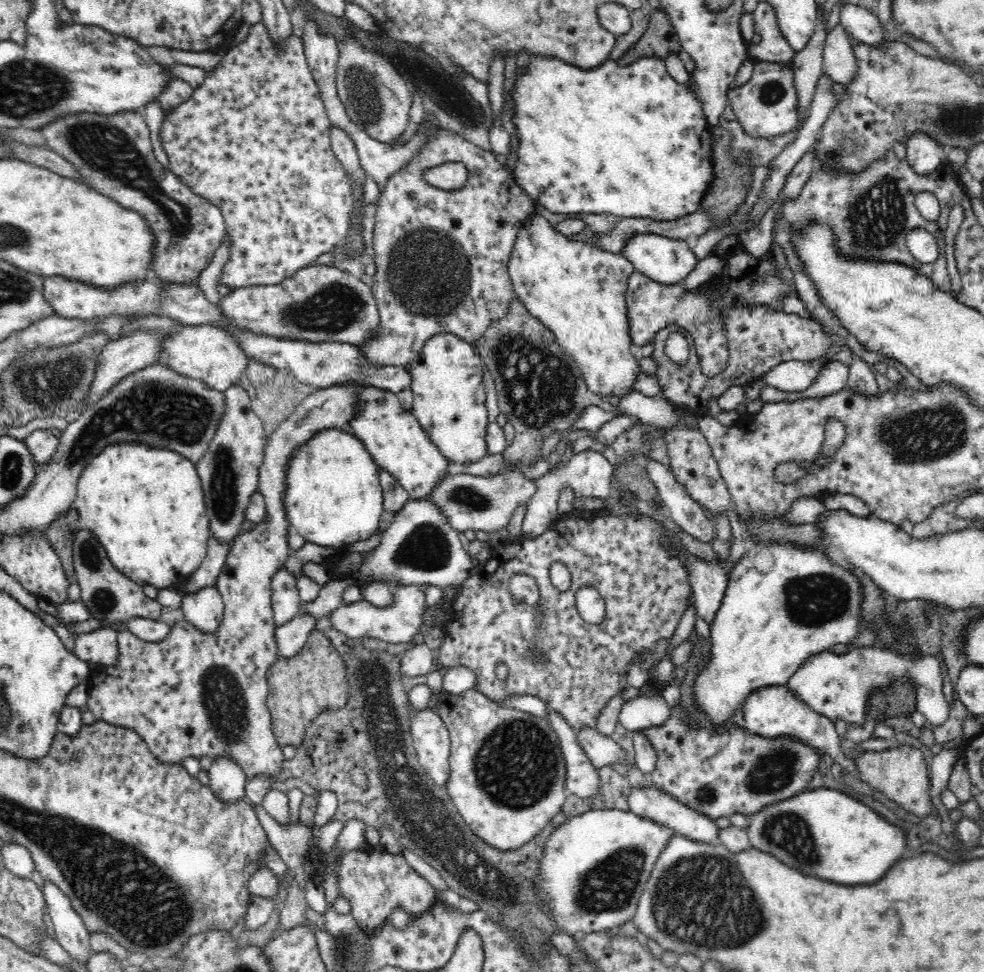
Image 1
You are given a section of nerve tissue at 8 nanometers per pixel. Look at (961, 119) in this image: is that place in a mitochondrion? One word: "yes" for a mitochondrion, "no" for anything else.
yes

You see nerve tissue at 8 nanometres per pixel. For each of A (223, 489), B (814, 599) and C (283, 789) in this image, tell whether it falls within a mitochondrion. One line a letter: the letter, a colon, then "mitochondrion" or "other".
A: mitochondrion
B: mitochondrion
C: other

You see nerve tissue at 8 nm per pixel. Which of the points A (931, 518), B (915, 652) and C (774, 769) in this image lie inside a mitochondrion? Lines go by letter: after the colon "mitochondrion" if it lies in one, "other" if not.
A: other
B: other
C: mitochondrion

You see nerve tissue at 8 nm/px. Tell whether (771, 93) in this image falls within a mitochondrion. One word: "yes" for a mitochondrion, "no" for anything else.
yes

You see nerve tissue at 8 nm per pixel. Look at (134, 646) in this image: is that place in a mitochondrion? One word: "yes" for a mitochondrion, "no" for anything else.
no

